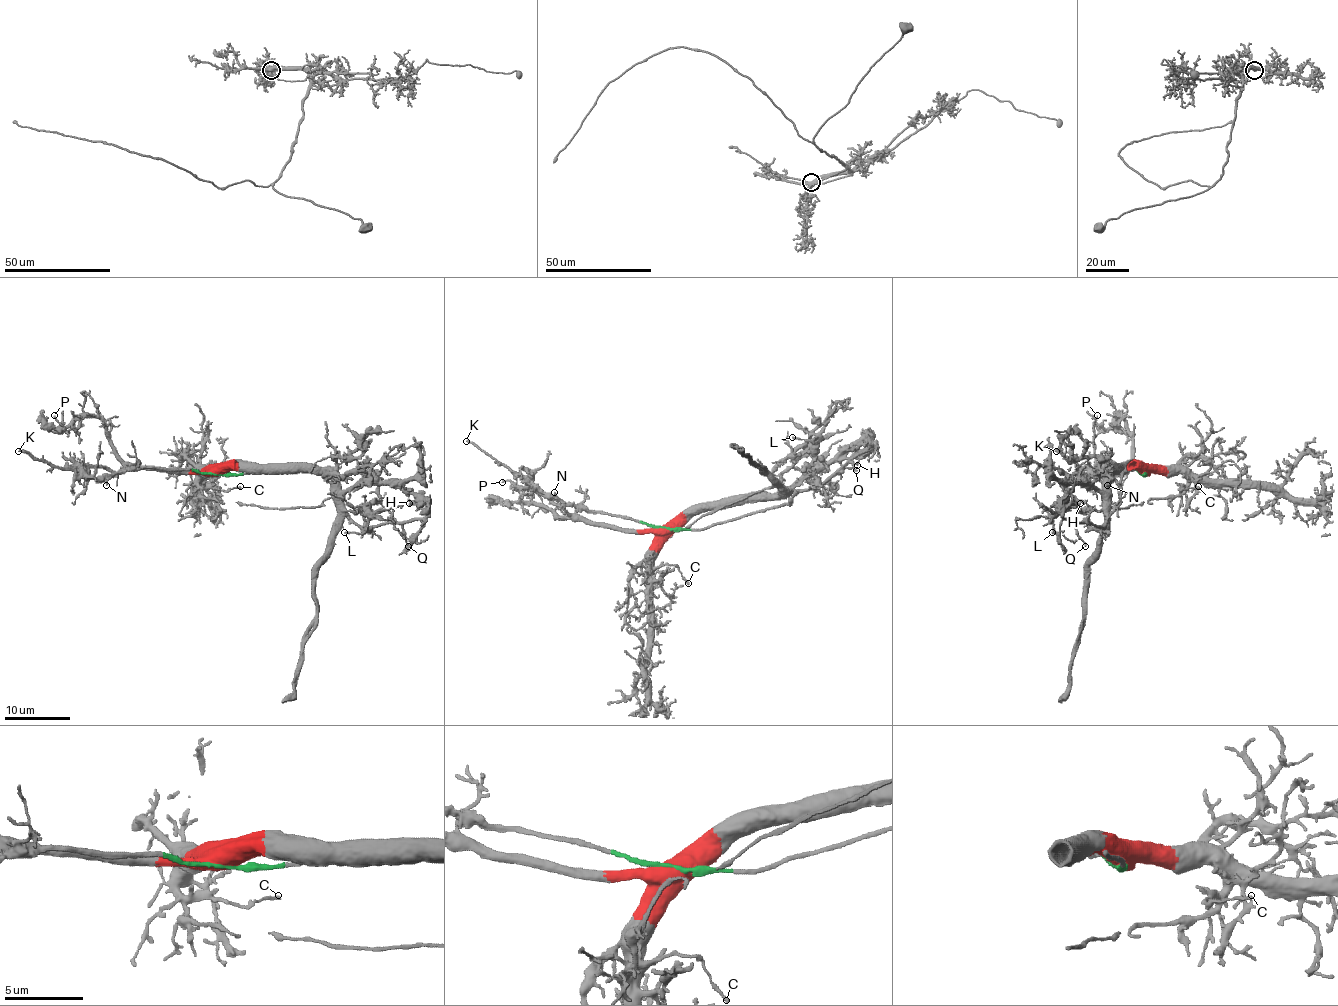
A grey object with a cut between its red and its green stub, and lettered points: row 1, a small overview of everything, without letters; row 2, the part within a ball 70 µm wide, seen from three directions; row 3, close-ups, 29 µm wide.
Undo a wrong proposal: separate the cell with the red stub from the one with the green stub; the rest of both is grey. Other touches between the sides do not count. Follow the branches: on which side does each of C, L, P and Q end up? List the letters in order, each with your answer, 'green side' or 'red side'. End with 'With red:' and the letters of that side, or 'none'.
C: red side
L: red side
P: red side
Q: green side
With red: C, L, P

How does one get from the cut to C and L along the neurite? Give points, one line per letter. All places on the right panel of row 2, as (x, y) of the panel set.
C: (1143, 474), (1181, 473), (1187, 484), (1179, 489), (1199, 486)
L: (1143, 474), (1118, 469), (1100, 511), (1075, 507), (1060, 512), (1054, 519), (1055, 534), (1052, 532)

